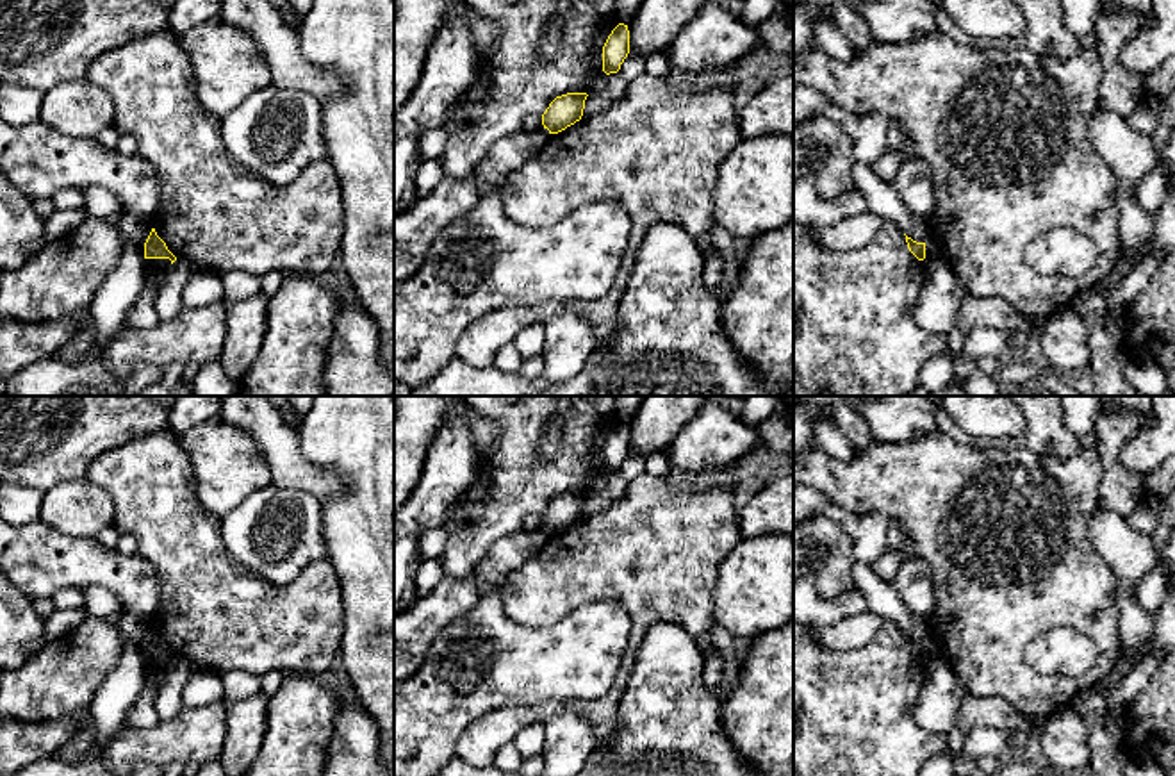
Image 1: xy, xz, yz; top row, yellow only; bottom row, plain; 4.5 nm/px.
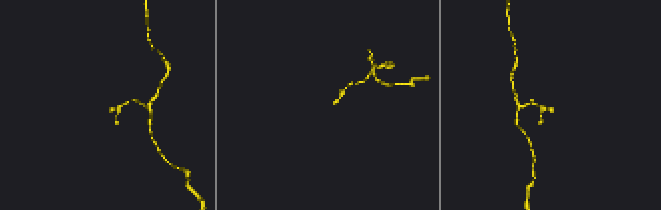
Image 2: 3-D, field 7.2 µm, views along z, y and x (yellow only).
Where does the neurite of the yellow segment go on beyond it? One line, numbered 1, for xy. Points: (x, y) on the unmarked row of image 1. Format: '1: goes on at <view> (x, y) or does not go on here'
1: does not go on here

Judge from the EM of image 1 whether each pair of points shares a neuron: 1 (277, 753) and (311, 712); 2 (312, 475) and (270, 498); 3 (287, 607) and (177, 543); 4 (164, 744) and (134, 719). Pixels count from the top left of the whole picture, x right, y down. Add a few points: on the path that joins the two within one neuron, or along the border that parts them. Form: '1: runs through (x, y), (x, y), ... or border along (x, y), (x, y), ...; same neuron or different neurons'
1: runs through (287, 742), (298, 732), (300, 723); same neuron
2: border along (271, 482), (282, 487), (304, 489), (320, 502); different neurons
3: runs through (261, 607), (241, 607), (204, 569); same neuron
4: border along (159, 719), (147, 728), (123, 726); different neurons

